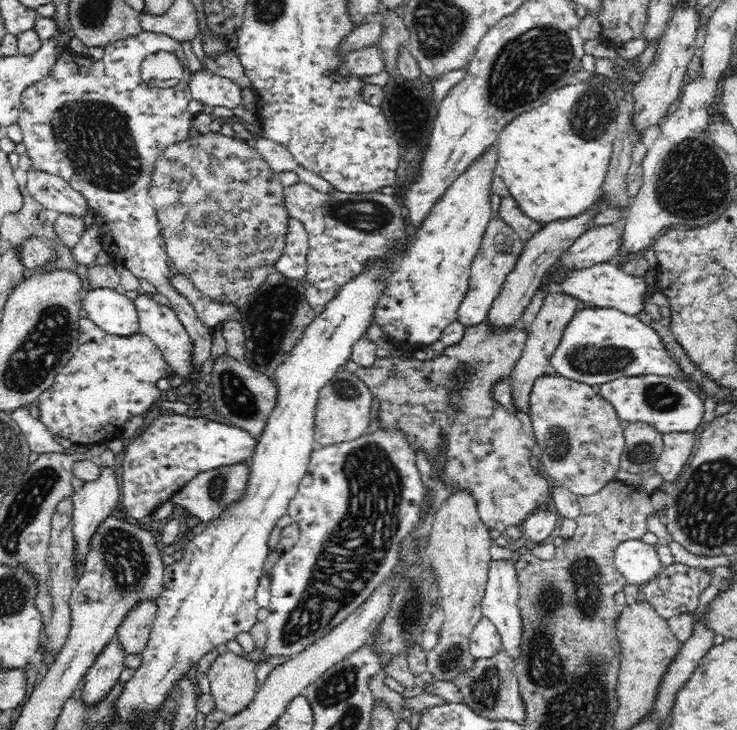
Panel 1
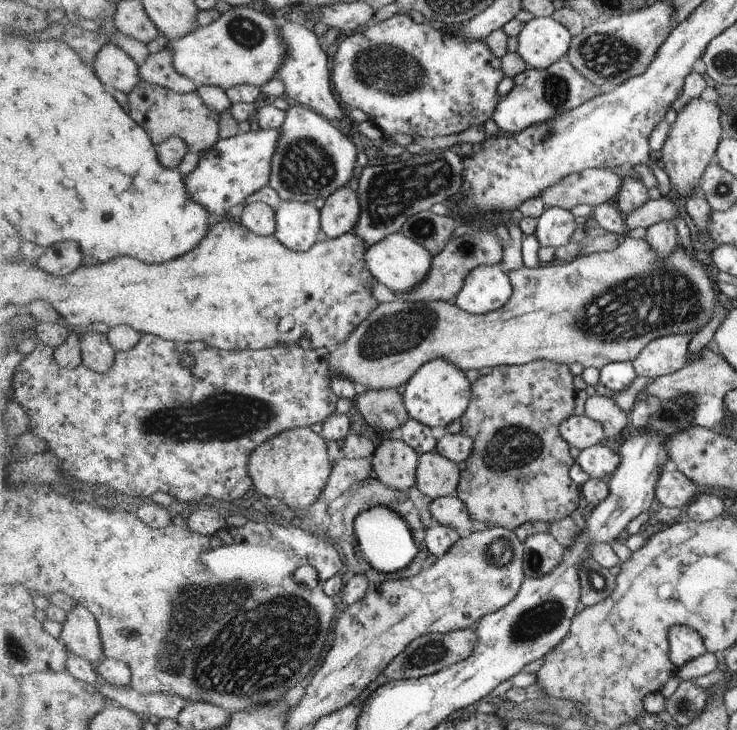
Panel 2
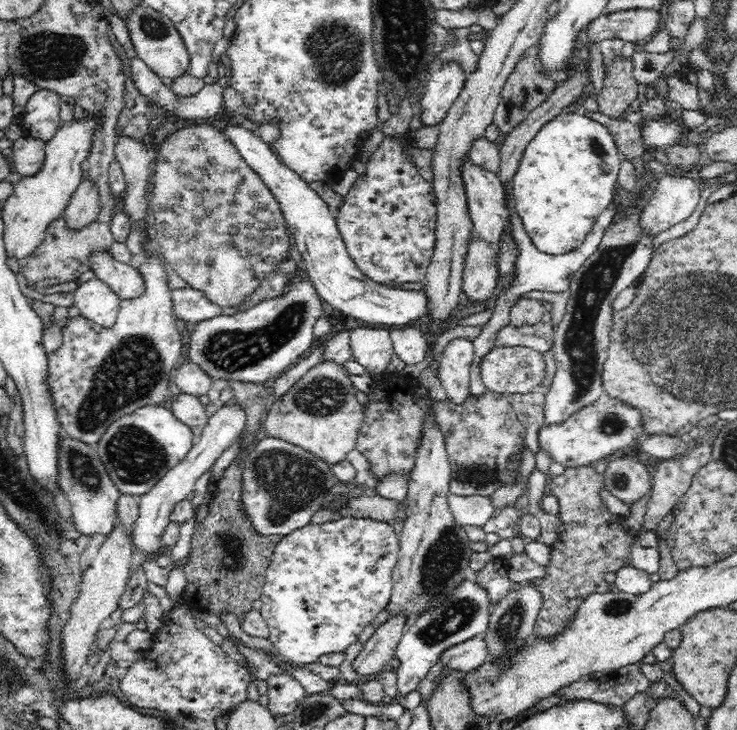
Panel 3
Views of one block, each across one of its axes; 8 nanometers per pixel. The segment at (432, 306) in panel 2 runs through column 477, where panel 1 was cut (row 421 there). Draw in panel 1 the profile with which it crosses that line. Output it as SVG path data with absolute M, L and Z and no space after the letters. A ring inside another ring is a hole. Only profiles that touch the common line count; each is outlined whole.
M336 372L320 390L315 408L314 440L317 446L347 443L360 438L368 431L372 393L355 373Z

